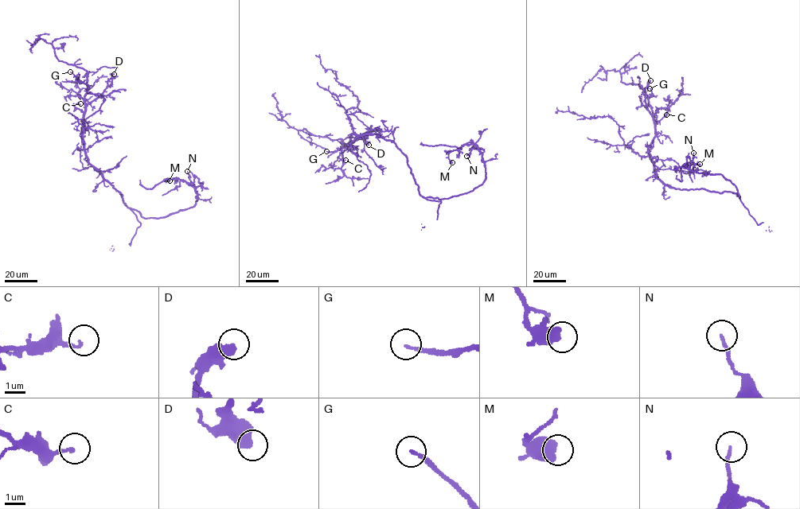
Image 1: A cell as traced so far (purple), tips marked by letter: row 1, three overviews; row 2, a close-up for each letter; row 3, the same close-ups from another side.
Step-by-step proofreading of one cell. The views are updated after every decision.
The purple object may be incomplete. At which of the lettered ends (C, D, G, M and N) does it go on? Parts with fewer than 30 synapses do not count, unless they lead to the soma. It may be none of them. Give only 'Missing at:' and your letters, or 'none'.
Missing at: D, G

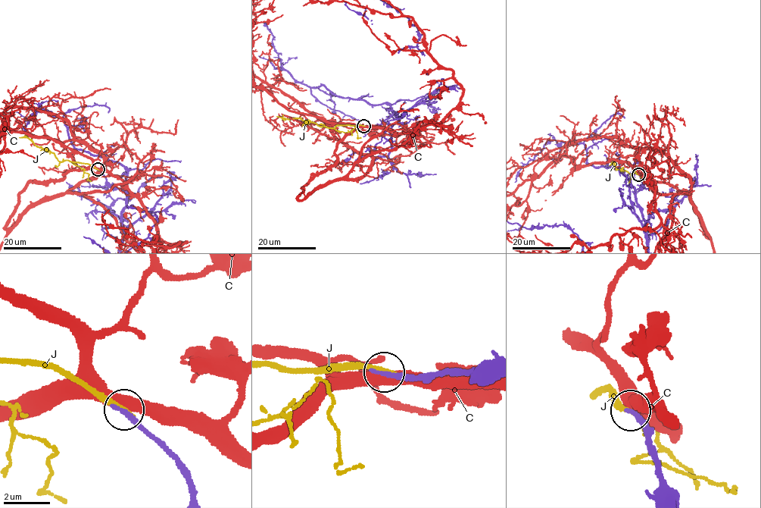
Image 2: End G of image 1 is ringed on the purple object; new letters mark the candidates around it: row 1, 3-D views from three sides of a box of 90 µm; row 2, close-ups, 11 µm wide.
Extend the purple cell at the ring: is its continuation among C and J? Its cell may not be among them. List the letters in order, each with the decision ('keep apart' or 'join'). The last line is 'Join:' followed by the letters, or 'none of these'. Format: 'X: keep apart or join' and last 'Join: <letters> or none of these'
C: keep apart
J: join
Join: J

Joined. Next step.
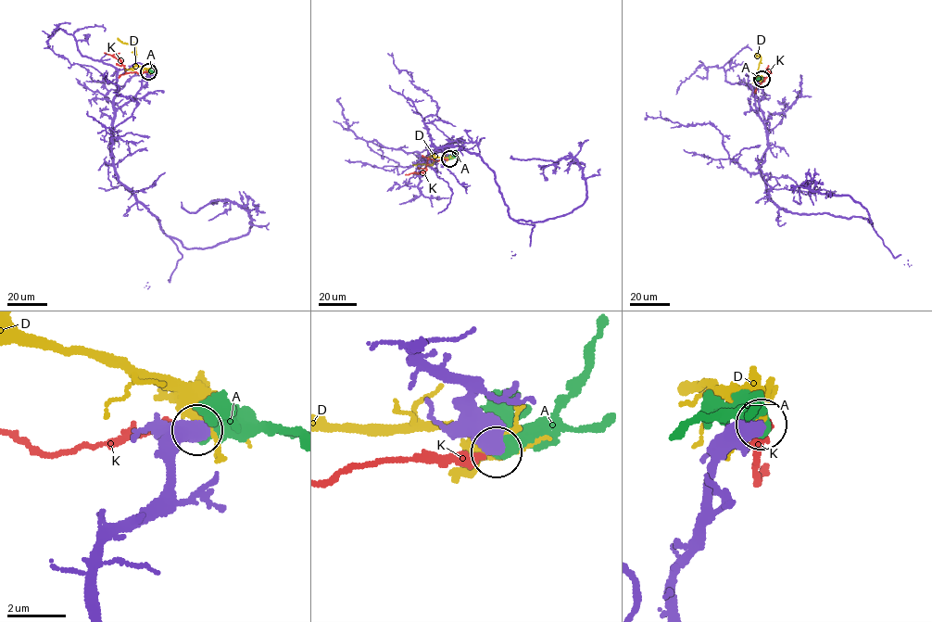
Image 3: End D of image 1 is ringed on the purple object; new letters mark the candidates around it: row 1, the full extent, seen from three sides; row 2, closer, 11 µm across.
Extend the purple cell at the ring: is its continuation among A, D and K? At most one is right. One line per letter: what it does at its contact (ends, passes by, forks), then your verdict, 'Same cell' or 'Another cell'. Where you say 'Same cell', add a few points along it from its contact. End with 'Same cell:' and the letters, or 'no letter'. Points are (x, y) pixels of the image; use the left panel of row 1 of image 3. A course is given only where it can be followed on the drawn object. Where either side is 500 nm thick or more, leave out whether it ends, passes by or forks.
A: Another cell
D: Another cell
K: Another cell
Same cell: no letter

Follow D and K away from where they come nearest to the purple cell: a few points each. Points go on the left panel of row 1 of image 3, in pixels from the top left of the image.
D: (149, 71), (136, 65), (135, 47), (122, 43), (118, 37)
K: (147, 72), (127, 72), (119, 59), (104, 53)

